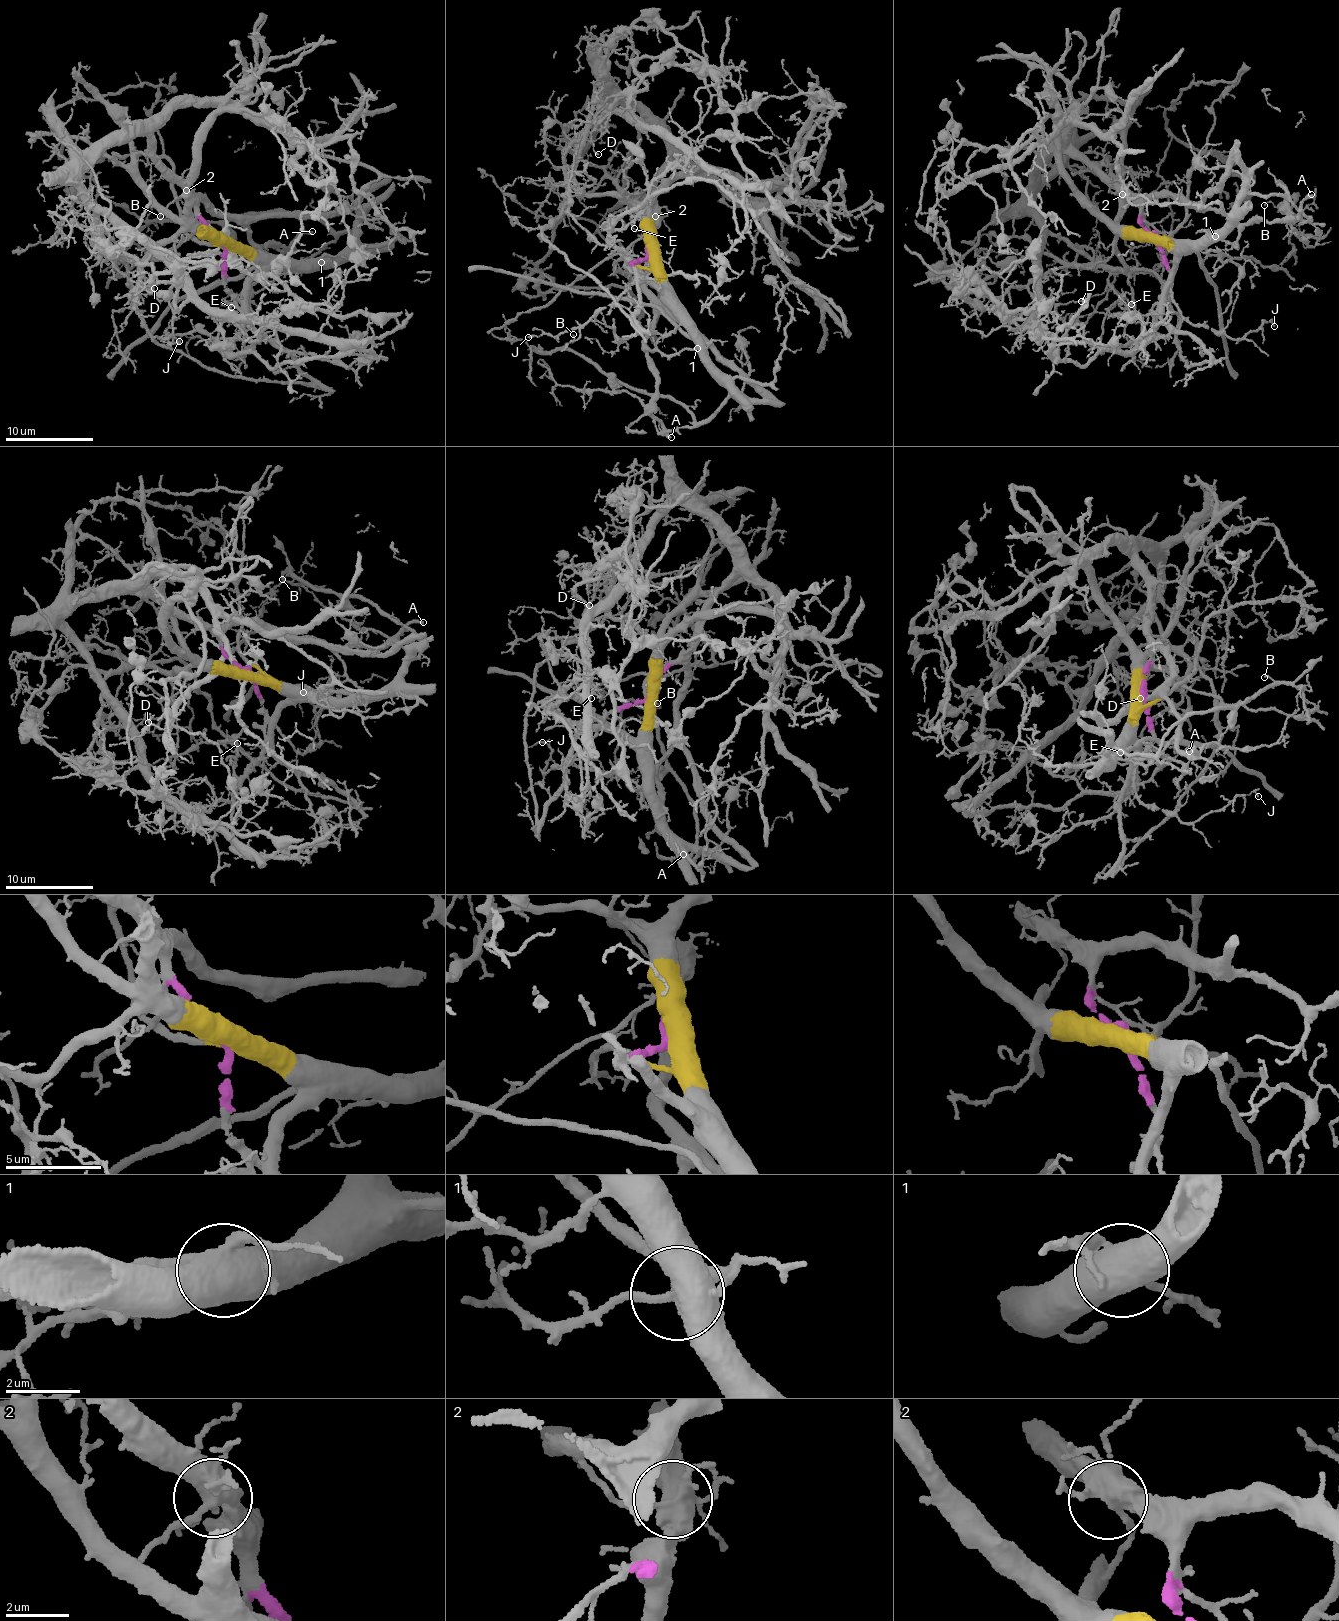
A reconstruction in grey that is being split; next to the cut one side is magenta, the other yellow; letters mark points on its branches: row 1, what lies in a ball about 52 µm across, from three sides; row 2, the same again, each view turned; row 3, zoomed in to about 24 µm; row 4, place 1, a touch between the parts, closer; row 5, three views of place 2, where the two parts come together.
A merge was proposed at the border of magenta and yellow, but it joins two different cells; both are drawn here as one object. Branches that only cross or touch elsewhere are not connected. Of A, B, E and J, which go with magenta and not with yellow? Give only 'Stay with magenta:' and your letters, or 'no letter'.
Stay with magenta: A, E, J

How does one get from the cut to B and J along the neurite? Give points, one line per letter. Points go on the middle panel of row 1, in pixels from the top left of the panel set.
B: (650, 253), (657, 282), (729, 393), (712, 414), (695, 422), (667, 396), (614, 381), (570, 351), (574, 334)
J: (650, 253), (625, 266), (628, 265), (635, 279), (628, 290), (583, 325), (555, 336), (549, 333), (527, 336)

